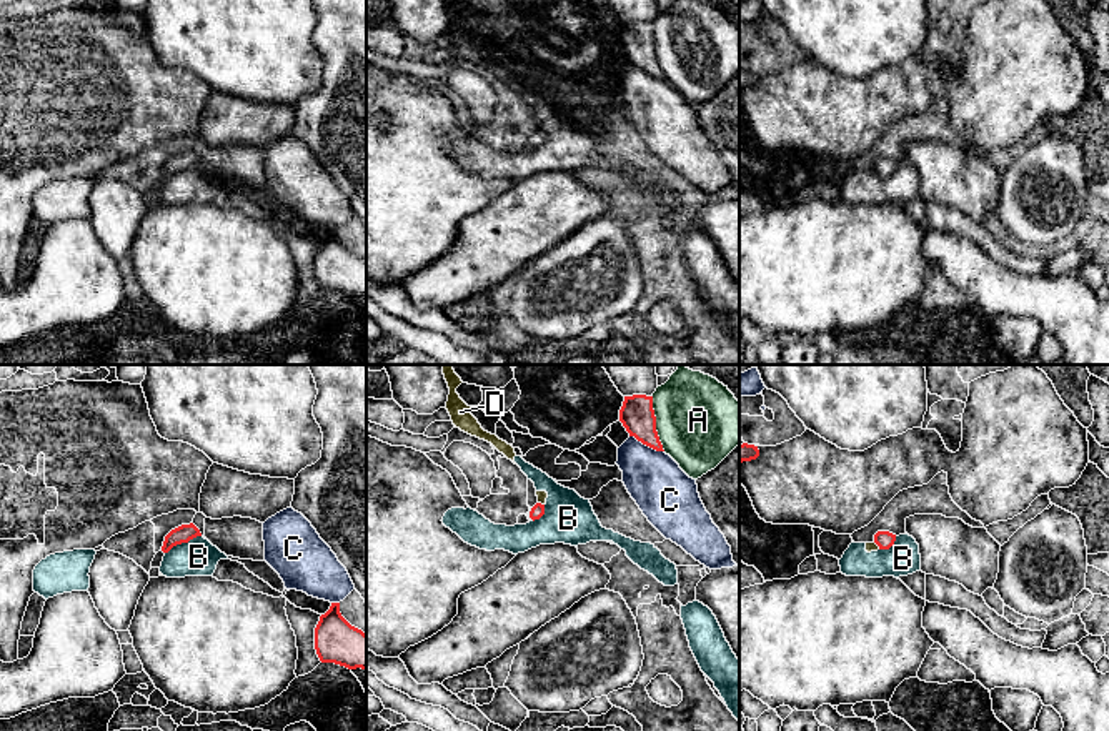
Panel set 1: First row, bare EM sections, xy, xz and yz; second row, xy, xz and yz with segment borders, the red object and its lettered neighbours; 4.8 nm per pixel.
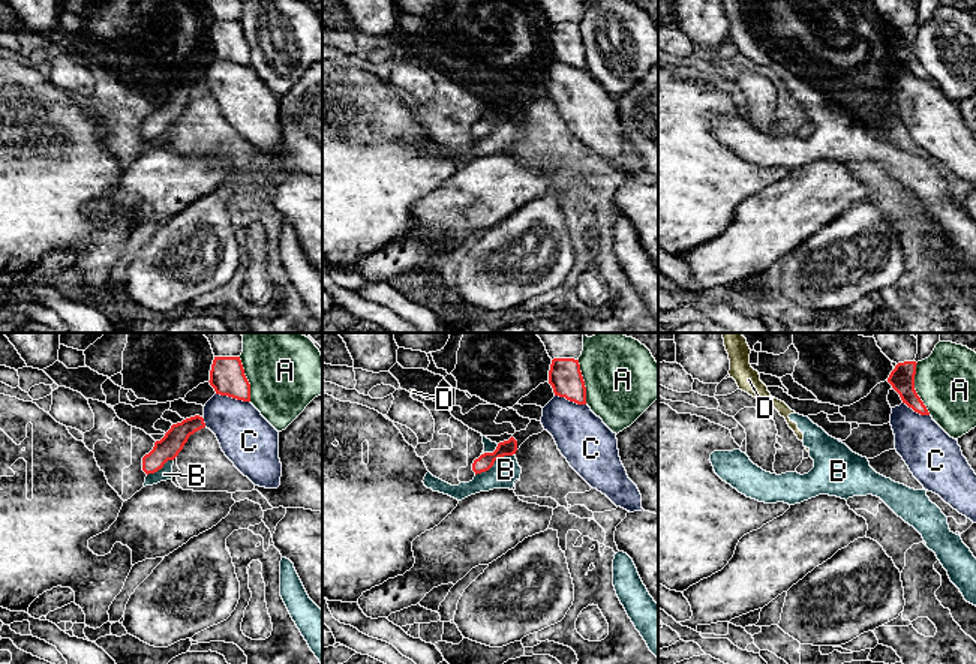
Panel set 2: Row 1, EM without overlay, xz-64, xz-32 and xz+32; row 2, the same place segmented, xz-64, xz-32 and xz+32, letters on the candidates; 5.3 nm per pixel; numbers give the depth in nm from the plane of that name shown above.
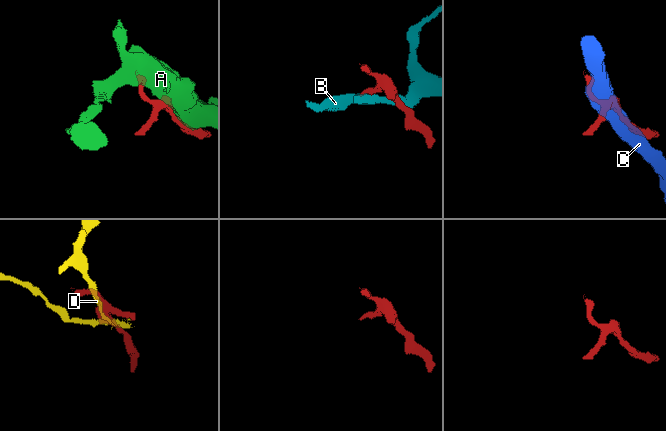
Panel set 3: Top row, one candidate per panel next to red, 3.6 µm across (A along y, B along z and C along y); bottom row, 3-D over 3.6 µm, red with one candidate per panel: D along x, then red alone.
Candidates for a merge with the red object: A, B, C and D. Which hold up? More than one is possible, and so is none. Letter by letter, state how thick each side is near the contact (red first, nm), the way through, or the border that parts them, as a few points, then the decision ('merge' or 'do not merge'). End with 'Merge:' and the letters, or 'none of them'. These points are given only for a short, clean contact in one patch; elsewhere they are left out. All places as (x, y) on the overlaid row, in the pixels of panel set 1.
A: calibres 160 and 420 nm; do not merge
B: calibres 90 and 180 nm; border xy (200, 535), (174, 545), (165, 553); do not merge
C: calibres 160 and 280 nm; do not merge
D: calibres 90 and 50 nm; border yz (873, 542), (880, 548); do not merge
Merge: none of them

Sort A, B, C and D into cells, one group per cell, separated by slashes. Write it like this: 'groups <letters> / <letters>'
groups A / B D / C

